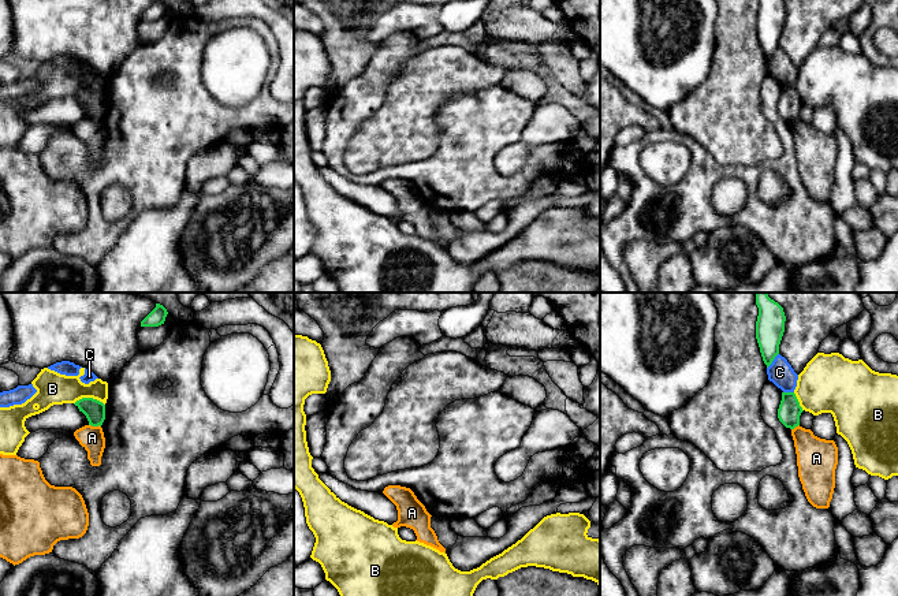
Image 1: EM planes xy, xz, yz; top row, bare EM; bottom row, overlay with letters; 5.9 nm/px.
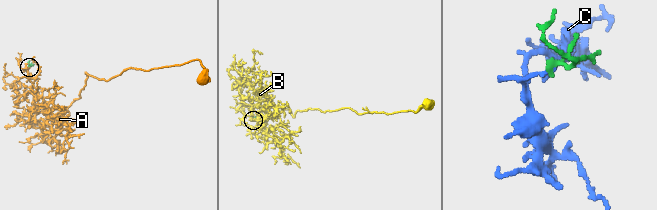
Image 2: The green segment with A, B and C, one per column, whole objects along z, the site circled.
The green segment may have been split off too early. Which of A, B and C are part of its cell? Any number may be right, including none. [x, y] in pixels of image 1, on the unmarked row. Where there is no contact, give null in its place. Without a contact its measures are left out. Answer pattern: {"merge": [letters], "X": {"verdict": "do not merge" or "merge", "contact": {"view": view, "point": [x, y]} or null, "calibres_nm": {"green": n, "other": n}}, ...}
{"merge": [], "A": {"verdict": "do not merge", "contact": {"view": "xy", "point": [94, 119]}, "calibres_nm": {"green": 130, "other": 140}}, "B": {"verdict": "do not merge", "contact": {"view": "xy", "point": [89, 92]}, "calibres_nm": {"green": 130, "other": 190}}, "C": {"verdict": "do not merge", "contact": {"view": "yz", "point": [772, 53]}, "calibres_nm": {"green": 170, "other": 150}}}

